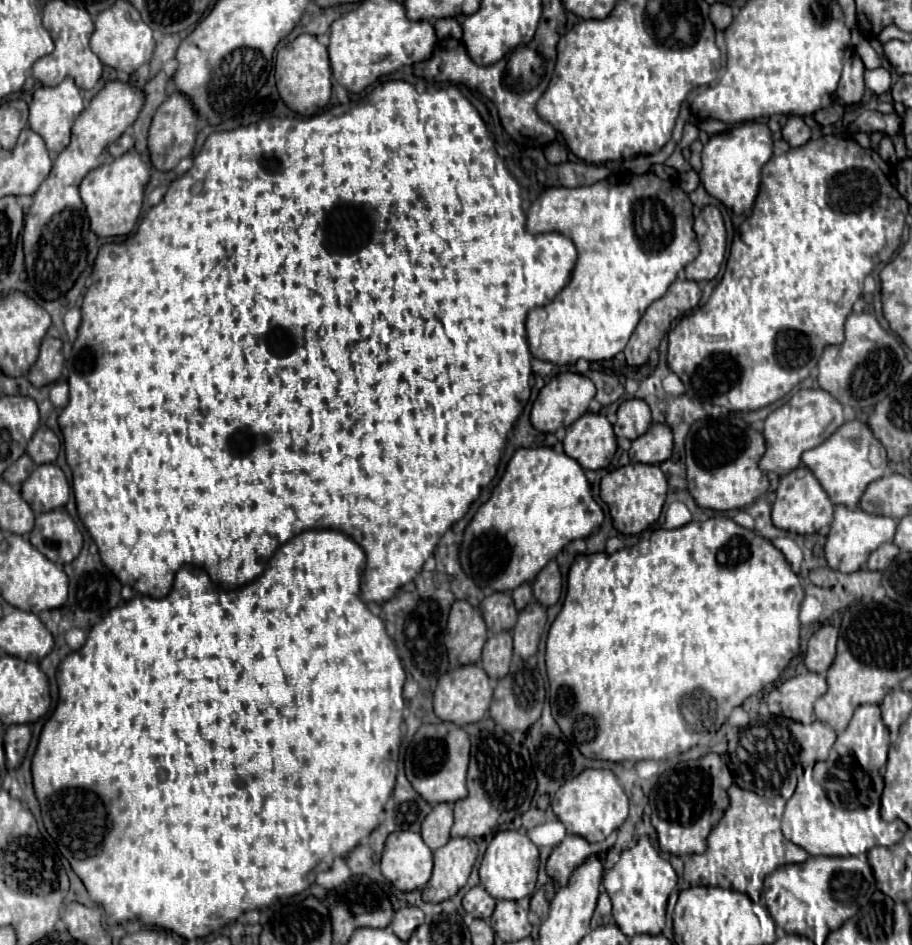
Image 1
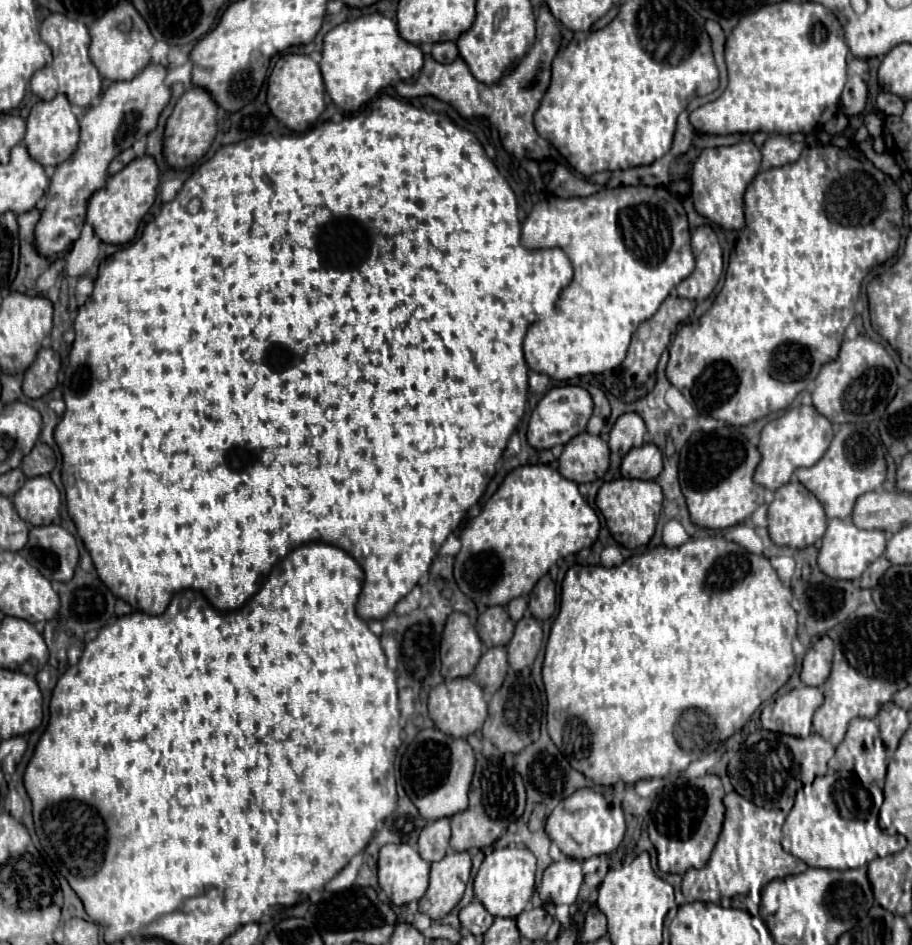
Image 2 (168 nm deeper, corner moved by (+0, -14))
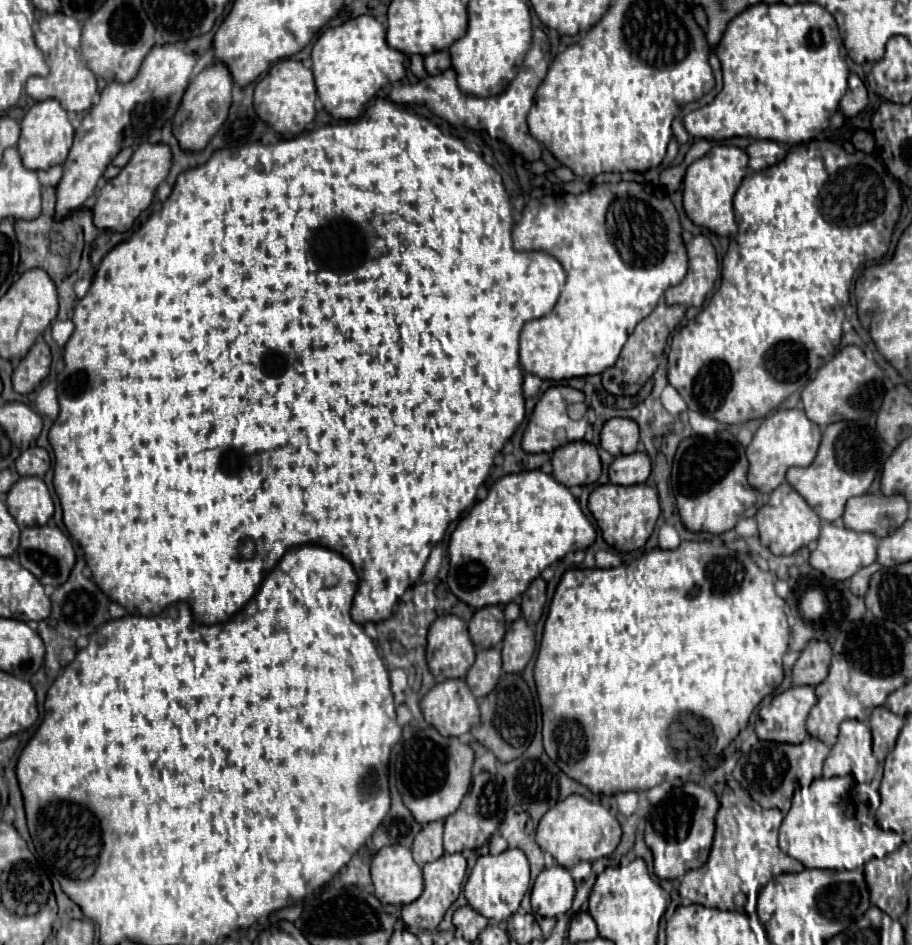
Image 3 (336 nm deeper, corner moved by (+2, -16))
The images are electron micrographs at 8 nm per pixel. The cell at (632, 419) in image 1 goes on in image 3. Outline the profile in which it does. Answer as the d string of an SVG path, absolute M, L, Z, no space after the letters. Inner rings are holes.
M611 418L601 430L601 448L611 456L625 456L635 452L639 442L639 428L629 418Z

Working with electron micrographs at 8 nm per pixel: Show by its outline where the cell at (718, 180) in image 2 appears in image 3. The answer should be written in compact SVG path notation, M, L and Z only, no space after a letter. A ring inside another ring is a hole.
M713 146L703 158L695 160L683 176L683 208L689 216L689 220L695 226L705 226L719 236L737 232L737 224L735 224L735 216L733 216L733 196L735 196L735 190L739 188L745 172L747 172L747 154L745 154L745 150L735 148L735 146Z

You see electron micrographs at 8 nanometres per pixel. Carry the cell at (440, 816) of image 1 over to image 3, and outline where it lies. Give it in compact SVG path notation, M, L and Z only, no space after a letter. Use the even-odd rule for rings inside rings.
M443 820L425 824L413 842L413 860L419 866L425 866L439 856L443 856Z

